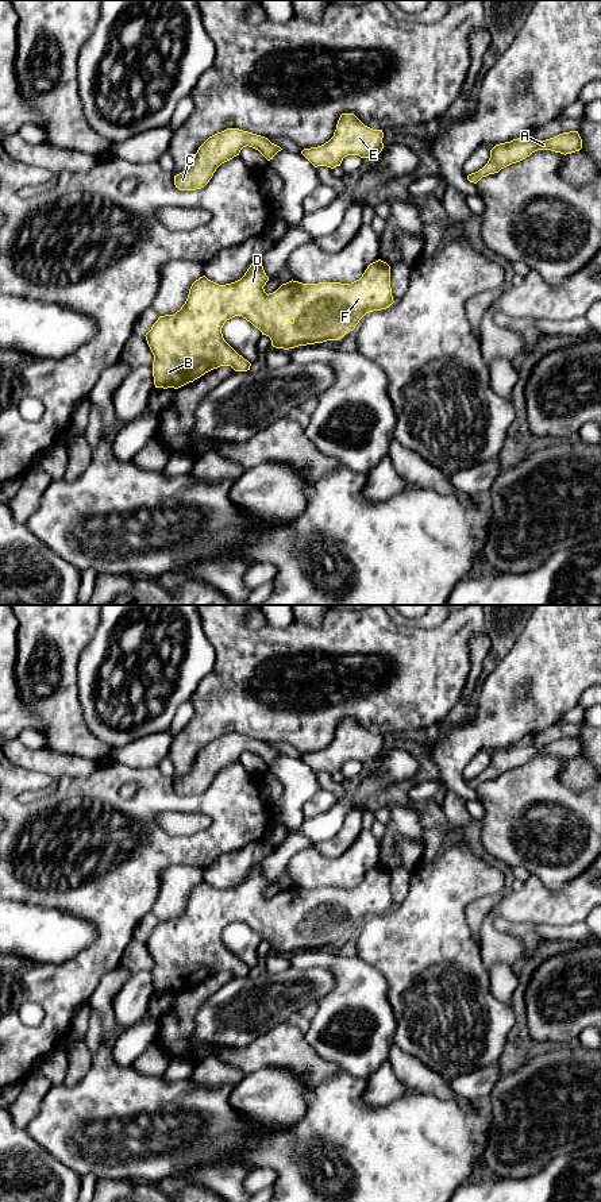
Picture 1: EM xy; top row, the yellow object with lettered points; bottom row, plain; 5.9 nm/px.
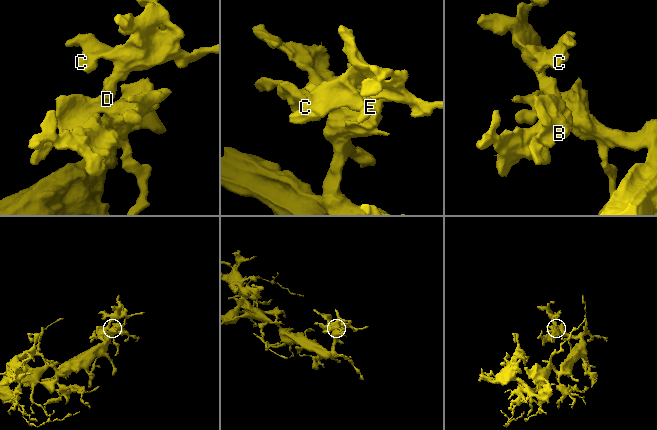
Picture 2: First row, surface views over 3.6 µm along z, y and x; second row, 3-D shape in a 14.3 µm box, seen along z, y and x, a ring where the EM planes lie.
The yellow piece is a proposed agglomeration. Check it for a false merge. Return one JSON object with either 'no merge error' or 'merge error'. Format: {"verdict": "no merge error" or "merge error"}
{"verdict": "no merge error"}

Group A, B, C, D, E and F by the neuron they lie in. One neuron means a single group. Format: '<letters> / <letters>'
A B C D E F

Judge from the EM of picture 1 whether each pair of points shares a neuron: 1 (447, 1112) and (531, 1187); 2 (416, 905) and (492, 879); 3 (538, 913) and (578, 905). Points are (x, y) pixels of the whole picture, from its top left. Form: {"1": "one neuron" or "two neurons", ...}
{"1": "two neurons", "2": "one neuron", "3": "one neuron"}

